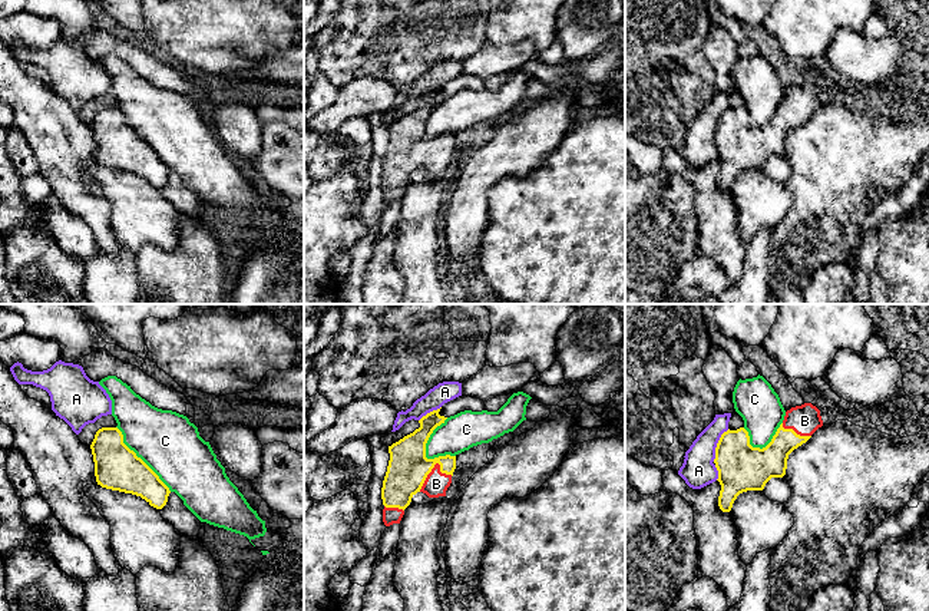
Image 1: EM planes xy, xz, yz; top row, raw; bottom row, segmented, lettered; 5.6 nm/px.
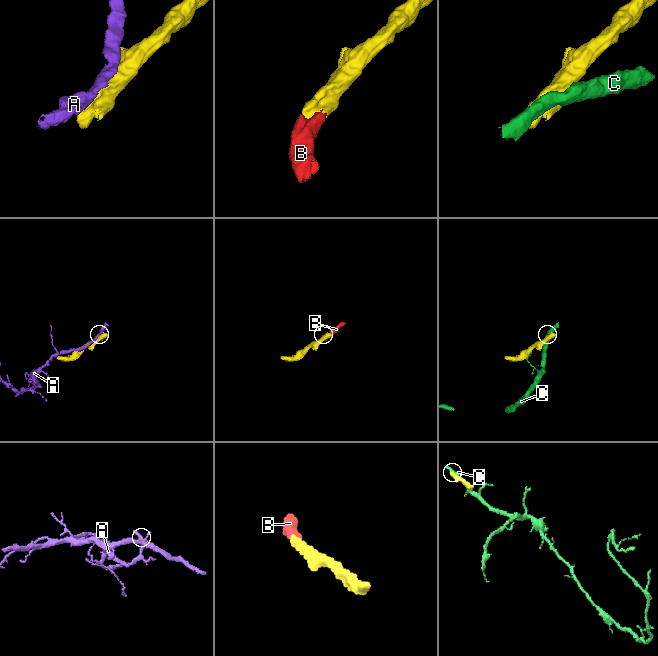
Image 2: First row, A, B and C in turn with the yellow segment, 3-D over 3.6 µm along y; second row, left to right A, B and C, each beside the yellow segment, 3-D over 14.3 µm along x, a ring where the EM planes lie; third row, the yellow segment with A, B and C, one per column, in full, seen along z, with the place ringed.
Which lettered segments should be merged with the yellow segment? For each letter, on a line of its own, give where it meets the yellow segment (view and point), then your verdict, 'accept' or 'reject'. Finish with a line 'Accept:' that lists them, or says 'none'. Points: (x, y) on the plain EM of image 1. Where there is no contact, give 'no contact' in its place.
A: yz (717, 124) | reject
B: xz (433, 145) | accept
C: xz (429, 115) | reject
Accept: B

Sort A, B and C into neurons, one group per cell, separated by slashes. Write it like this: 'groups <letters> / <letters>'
groups A / B / C

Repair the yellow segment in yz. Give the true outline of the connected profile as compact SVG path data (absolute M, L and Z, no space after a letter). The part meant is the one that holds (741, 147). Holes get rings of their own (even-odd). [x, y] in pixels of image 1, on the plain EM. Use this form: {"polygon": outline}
{"polygon": "M811 82L791 86L786 90L784 99L773 115L771 120L760 128L750 123L748 110L744 106L727 109L721 113L715 126L715 146L721 164L718 185L730 191L737 175L747 169L763 169L771 156L783 156L787 148L789 133L806 122L811 113L823 105L820 89Z"}

